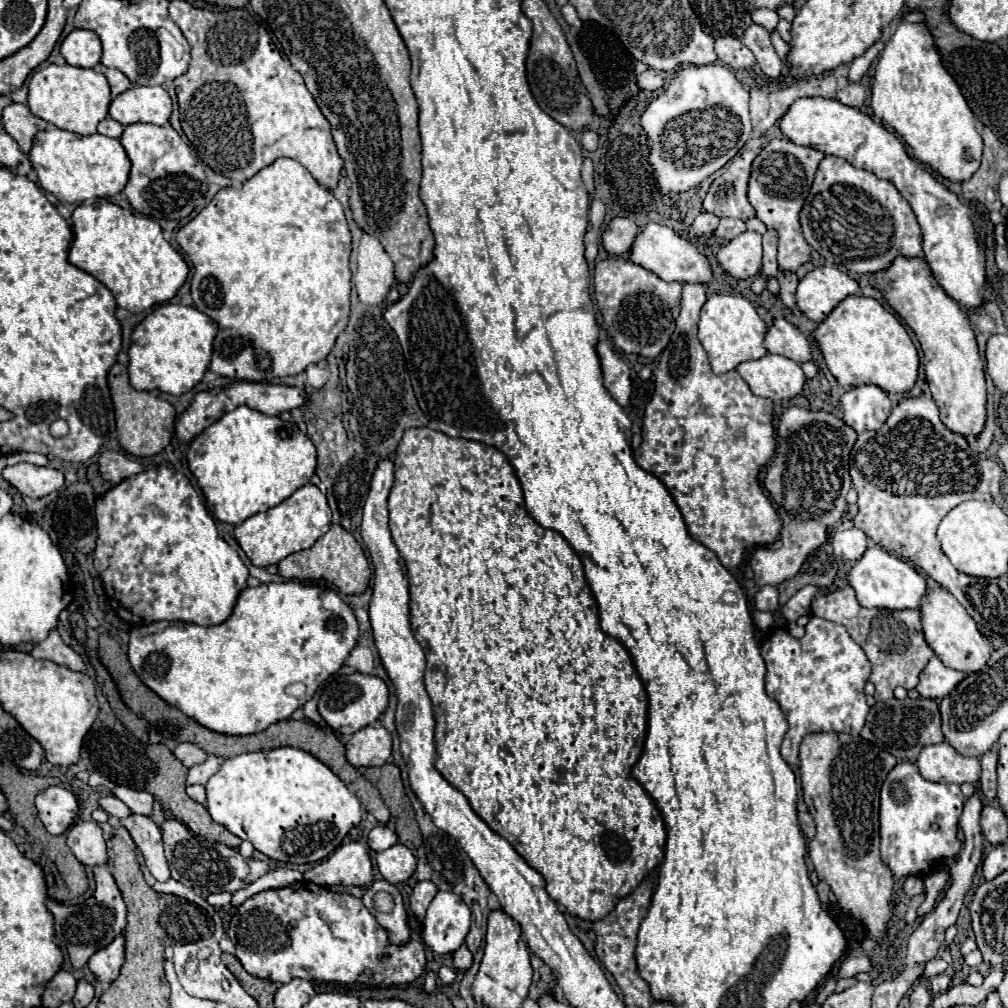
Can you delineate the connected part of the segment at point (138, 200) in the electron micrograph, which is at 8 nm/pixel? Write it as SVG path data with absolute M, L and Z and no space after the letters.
M148 123L126 125L120 143L132 163L130 177L124 187L124 195L130 205L152 219L180 221L188 217L196 207L196 199L206 193L206 173L196 167L192 147L170 125L158 127Z

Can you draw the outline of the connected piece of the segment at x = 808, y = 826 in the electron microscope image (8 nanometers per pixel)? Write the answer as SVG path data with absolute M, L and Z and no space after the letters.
M798 813L798 823L800 823L800 829L802 829L804 837L812 839L814 833L816 833L816 827L814 827L814 821L812 821L810 813Z

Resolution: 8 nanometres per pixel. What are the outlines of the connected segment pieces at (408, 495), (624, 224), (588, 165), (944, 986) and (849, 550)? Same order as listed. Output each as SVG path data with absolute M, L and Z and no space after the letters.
M430 427L410 428L400 440L394 458L394 483L388 495L392 539L406 563L410 579L410 625L418 643L424 643L426 671L424 683L436 715L435 767L442 777L466 795L472 809L488 823L492 831L502 835L510 845L546 879L548 895L566 907L568 913L586 921L606 917L620 897L626 897L662 859L666 847L664 819L646 795L644 787L632 777L632 767L640 759L646 739L648 697L634 669L630 653L614 637L600 629L598 605L584 577L580 557L568 541L542 525L538 525L524 507L520 481L508 457L484 443L460 437L448 437Z
M612 217L602 233L602 247L608 255L626 255L638 235L638 225L628 217Z
M584 159L584 167L582 167L582 181L584 181L584 185L586 185L586 189L592 193L594 191L594 181L592 181L592 171L594 171L594 167L592 167L592 159Z
M942 973L942 975L936 975L936 977L932 977L932 979L930 979L930 989L932 989L932 993L934 993L934 995L938 995L938 993L948 991L950 983L952 983L952 977L950 977L950 975L946 975L946 973Z
M852 527L848 531L832 533L830 543L832 543L834 555L840 557L842 561L858 561L862 557L862 553L866 551L868 539L866 539L864 531Z

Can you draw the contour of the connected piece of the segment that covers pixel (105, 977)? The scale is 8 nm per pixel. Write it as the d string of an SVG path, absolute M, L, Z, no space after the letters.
M116 937L106 949L94 953L88 961L88 969L100 983L112 983L120 975L124 963L124 937Z

